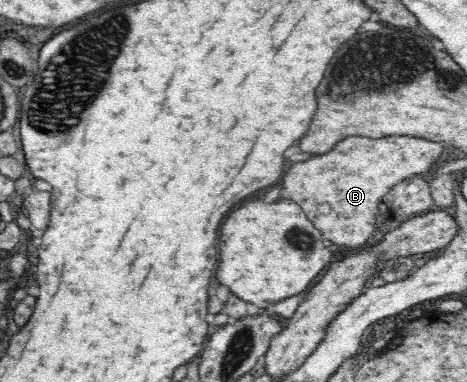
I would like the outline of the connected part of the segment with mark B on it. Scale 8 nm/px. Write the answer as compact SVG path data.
M349 136L338 142L330 152L322 156L314 156L306 162L298 162L284 174L284 190L282 198L290 198L302 206L308 218L316 224L316 228L334 244L338 252L358 252L368 242L376 229L376 216L380 214L378 202L392 188L398 187L408 177L424 175L428 177L428 169L438 162L442 156L443 145L431 140L412 136L385 136L379 139L370 137Z

